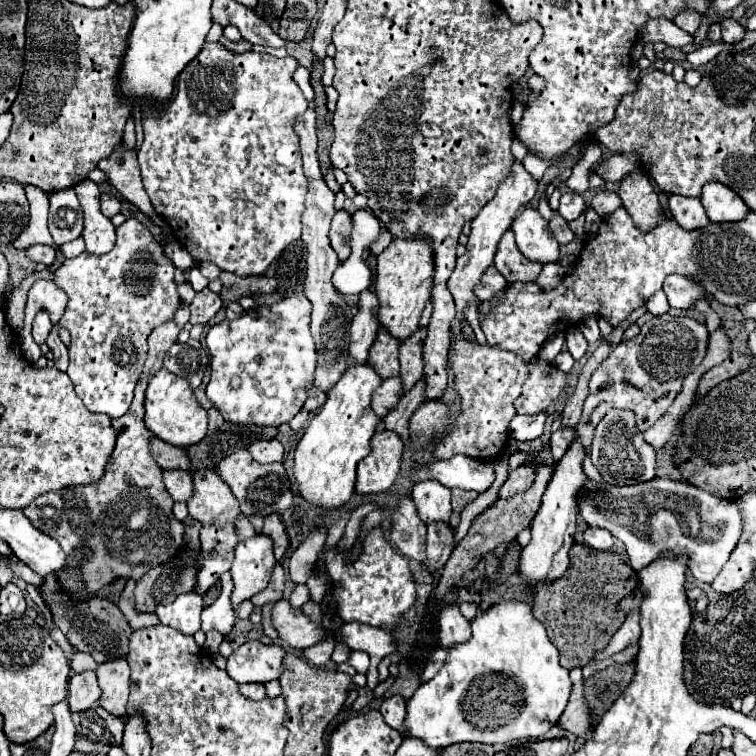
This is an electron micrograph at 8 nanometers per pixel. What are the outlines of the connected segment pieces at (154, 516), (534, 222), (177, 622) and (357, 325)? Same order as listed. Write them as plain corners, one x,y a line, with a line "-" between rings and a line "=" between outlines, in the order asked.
170,320
148,336
148,356
130,410
122,418
112,420
118,440
106,474
94,484
70,486
58,492
42,494
28,508
24,508
28,512
32,508
54,506
54,538
60,542
62,550
66,554
76,554
76,550
82,546
90,550
88,560
80,562
86,592
90,596
110,584
114,578
140,580
150,568
168,562
182,546
184,526
172,514
174,500
162,482
160,466
150,454
148,440
152,434
144,424
144,392
148,380
162,368
164,354
176,342
178,334
180,328
174,324
174,320
=
524,208
520,216
514,218
512,230
516,234
518,248
530,260
538,260
542,264
558,260
560,244
548,230
548,220
536,208
=
188,592
178,596
172,604
162,604
156,610
156,616
162,624
180,630
182,634
192,636
196,630
200,630
200,612
202,612
202,596
196,592
=
364,290
358,300
358,314
352,320
350,328
350,356
352,362
366,362
368,350
374,344
374,336
378,332
378,298
372,290

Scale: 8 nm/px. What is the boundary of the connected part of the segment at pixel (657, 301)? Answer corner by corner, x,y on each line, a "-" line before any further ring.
662,290
656,292
654,298
650,298
650,300
646,302
646,308
648,308
648,312
652,312
654,316
668,312
668,310
670,310
670,304
668,304
668,300
666,300
666,294
664,294

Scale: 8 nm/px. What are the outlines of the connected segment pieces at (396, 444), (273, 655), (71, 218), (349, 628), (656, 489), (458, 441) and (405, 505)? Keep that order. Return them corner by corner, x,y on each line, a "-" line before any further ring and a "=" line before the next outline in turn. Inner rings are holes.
380,430
372,438
372,452
358,462
356,490
360,494
384,492
392,486
400,470
404,442
392,430
=
248,640
232,652
226,672
238,684
276,680
282,672
282,658
286,650
280,644
264,644
260,640
=
72,188
50,194
48,230
56,246
62,246
82,234
82,208
=
360,622
342,624
338,632
338,642
348,642
352,650
364,650
370,654
370,670
368,670
368,684
366,688
374,690
378,686
378,662
392,654
392,634
384,632
382,628
374,628
=
652,478
646,484
634,484
634,486
610,486
606,482
596,484
588,480
578,502
580,502
580,516
588,526
600,526
624,542
628,562
636,572
646,564
650,564
654,558
658,558
658,554
662,556
666,550
674,554
688,552
692,576
700,582
710,584
726,564
728,554
734,550
742,532
742,520
734,500
716,498
714,494
704,492
692,484
684,484
670,478
=
458,336
454,342
454,376
456,390
462,398
460,414
456,418
456,428
448,430
446,436
436,444
434,456
438,460
448,460
454,454
466,454
480,460
490,460
502,454
508,440
508,424
514,418
514,400
520,394
522,382
526,380
528,364
510,352
496,350
492,346
482,346
=
402,500
394,512
390,544
404,556
426,564
426,524
420,520
412,500

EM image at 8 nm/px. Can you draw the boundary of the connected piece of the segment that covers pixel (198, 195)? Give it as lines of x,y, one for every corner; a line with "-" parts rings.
206,42
198,56
186,64
186,68
180,72
176,88
172,98
166,104
152,104
146,102
142,106
142,128
144,128
144,142
138,150
138,162
142,170
142,182
150,196
150,202
154,210
170,224
174,236
178,242
192,254
196,262
212,262
220,270
234,272
238,276
252,276
262,274
270,266
270,262
294,240
301,238
302,210
306,210
304,198
308,192
306,176
302,174
302,156
298,150
298,134
294,130
298,118
308,110
308,102
302,96
302,90
298,90
298,84
294,82
292,74
298,68
298,60
292,56
276,58
270,54
258,54
258,52
244,52
236,54
224,48
220,42

